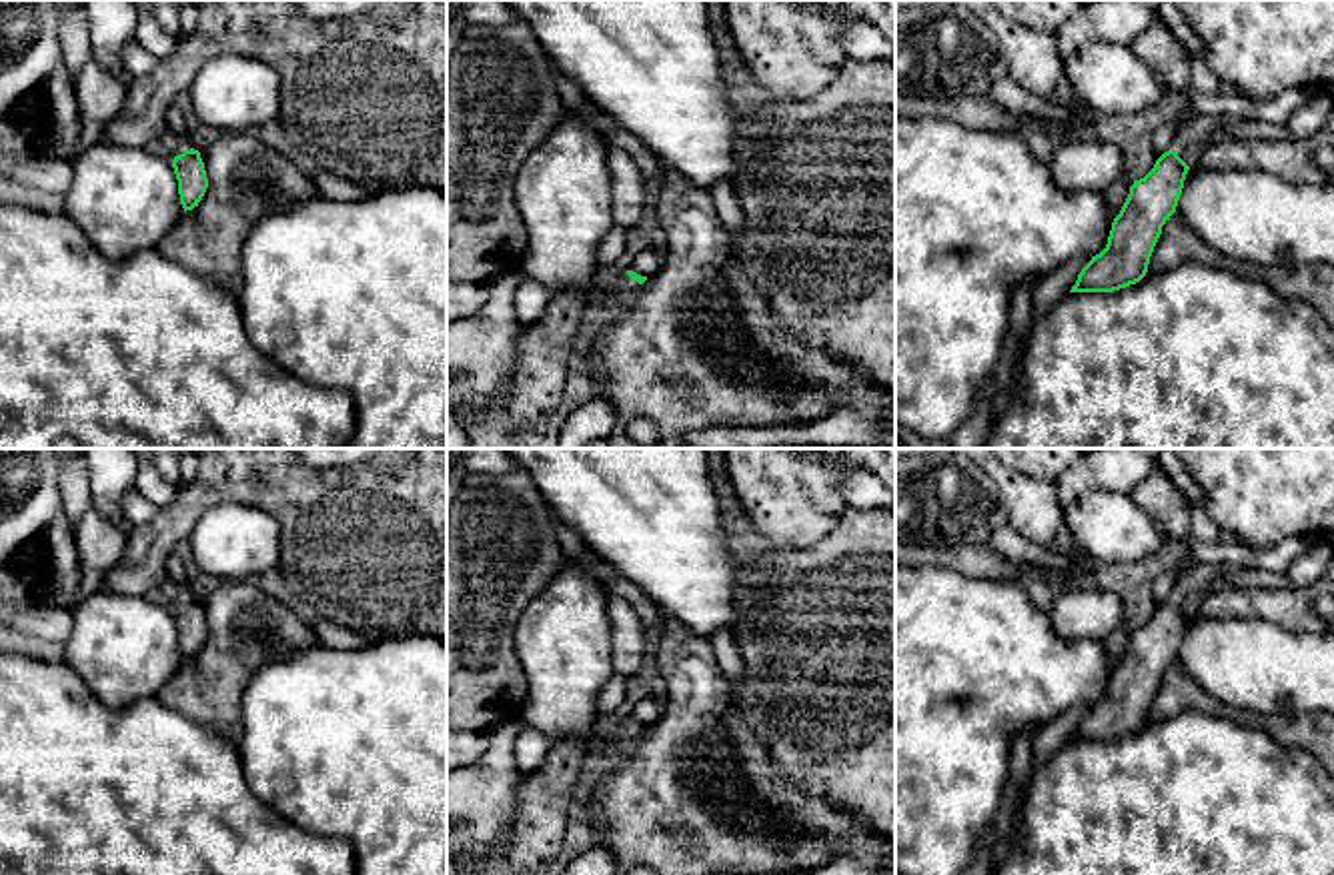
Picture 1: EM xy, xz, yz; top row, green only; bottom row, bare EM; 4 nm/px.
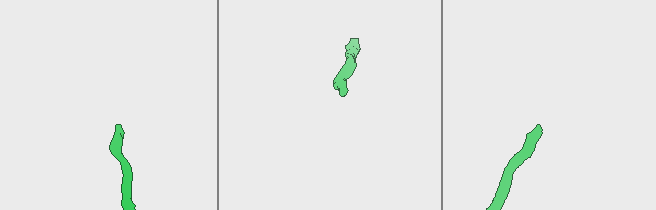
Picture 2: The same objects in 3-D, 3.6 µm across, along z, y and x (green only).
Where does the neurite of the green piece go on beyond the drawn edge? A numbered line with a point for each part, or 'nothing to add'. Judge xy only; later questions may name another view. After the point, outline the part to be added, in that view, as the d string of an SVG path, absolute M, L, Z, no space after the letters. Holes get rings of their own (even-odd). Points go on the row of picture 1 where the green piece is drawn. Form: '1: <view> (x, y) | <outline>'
1: xy (175, 145) | M168 126L162 128L158 140L172 158L192 148L192 144L182 134L172 132Z

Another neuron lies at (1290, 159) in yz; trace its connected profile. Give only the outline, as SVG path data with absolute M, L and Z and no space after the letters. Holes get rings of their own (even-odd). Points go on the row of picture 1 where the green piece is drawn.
M1326 128L1312 136L1282 140L1224 136L1206 142L1190 168L1260 170L1290 184L1322 186L1330 182L1330 174L1314 160L1314 152L1322 144L1334 146L1334 134Z

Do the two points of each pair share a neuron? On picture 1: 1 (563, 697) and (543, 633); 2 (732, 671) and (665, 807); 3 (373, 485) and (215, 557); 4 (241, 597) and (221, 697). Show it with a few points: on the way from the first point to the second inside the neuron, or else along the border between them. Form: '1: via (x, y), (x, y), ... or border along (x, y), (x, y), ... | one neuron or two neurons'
1: via (563, 681), (559, 649) | one neuron
2: border along (710, 639), (716, 663), (734, 689) | two neurons
3: border along (239, 503), (261, 507), (277, 521), (277, 567) | two neurons
4: via (235, 621), (227, 629), (227, 661), (221, 673) | one neuron

